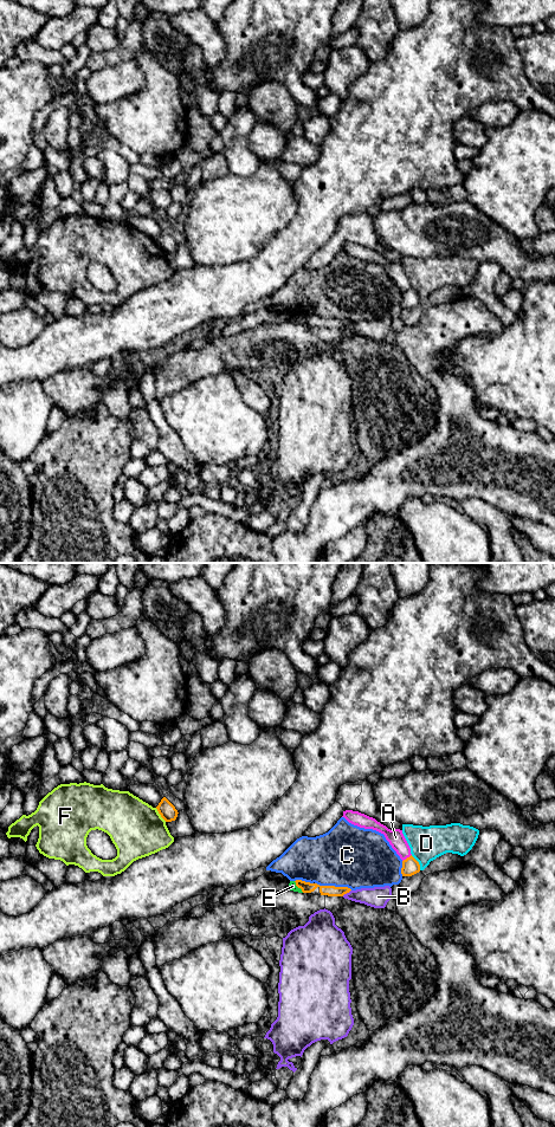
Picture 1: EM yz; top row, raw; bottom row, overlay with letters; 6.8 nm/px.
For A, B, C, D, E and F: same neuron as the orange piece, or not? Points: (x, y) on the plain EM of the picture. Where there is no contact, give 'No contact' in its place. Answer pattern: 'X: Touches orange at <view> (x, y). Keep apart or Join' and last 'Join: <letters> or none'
A: Touches orange at yz (407, 290). Keep apart
B: Touches orange at yz (346, 325). Keep apart
C: Touches orange at yz (334, 318). Keep apart
D: Touches orange at yz (418, 295). Keep apart
E: Touches orange at yz (298, 319). Keep apart
F: Touches orange at yz (160, 246). Keep apart
Join: none

